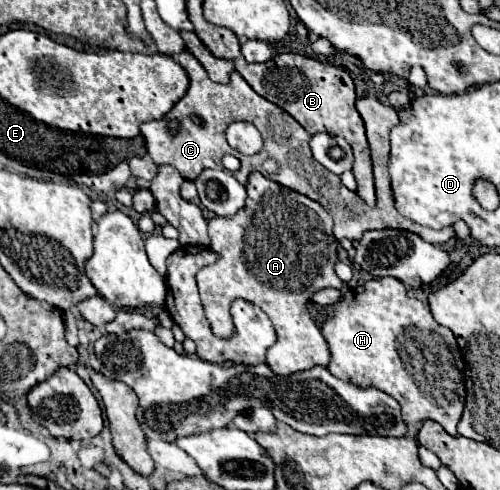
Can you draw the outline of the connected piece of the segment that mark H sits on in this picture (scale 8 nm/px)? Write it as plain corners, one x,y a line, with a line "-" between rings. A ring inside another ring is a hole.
373,278
357,288
349,288
345,296
339,300
335,308
335,316
325,320
321,326
321,332
329,344
331,350
331,362
329,372
345,382
353,382
359,388
379,388
385,394
393,396
401,404
403,420
407,424
423,422
423,420
435,420
439,422
451,436
457,434
457,424
463,416
465,408
465,360
457,346
455,334
447,328
435,322
429,304
421,302
417,298
407,296
407,288
397,278

